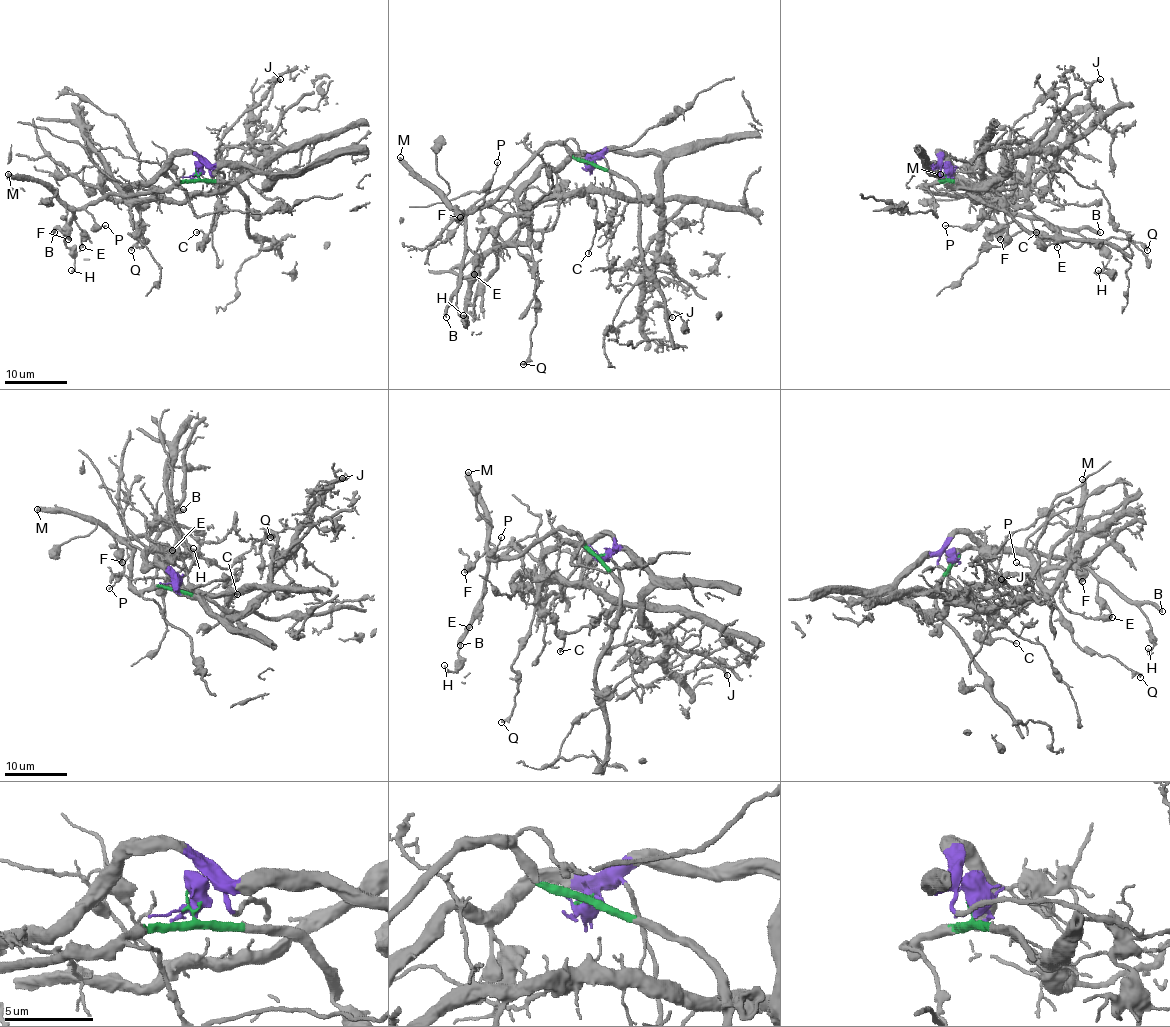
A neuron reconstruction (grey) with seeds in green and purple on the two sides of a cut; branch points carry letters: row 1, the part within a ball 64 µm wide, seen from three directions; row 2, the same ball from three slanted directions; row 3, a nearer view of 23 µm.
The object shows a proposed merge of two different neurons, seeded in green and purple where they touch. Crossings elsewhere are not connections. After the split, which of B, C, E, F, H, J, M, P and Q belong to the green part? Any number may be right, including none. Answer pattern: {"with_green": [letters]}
{"with_green": ["B", "E", "F", "H", "M", "P"]}

